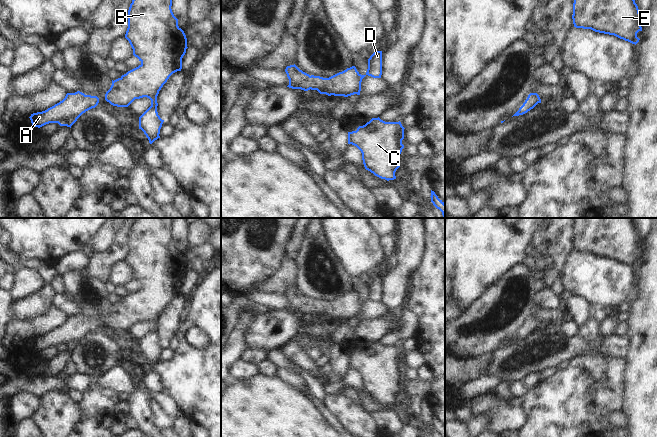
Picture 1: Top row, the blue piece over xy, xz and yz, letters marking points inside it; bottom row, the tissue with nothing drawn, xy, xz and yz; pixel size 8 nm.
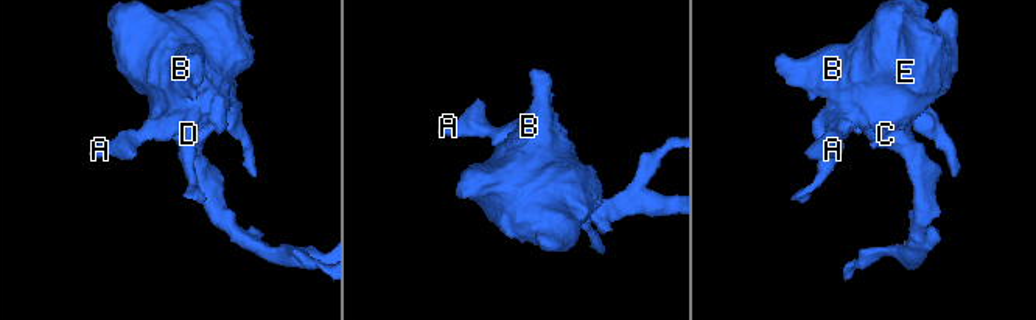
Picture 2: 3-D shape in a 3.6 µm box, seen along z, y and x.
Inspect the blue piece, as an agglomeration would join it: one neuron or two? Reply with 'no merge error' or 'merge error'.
no merge error

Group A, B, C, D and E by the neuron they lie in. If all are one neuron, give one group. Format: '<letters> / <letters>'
A B C D E

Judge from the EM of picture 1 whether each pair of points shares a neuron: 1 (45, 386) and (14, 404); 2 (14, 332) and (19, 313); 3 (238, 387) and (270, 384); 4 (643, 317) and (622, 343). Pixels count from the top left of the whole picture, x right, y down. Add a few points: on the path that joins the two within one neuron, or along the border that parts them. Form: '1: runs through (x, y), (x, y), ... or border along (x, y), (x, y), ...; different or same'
1: border along (35, 395), (16, 393), (10, 398); different
2: border along (15, 319), (24, 321); different
3: runs through (246, 388), (262, 388); same
4: border along (627, 334), (629, 349), (624, 357); different

